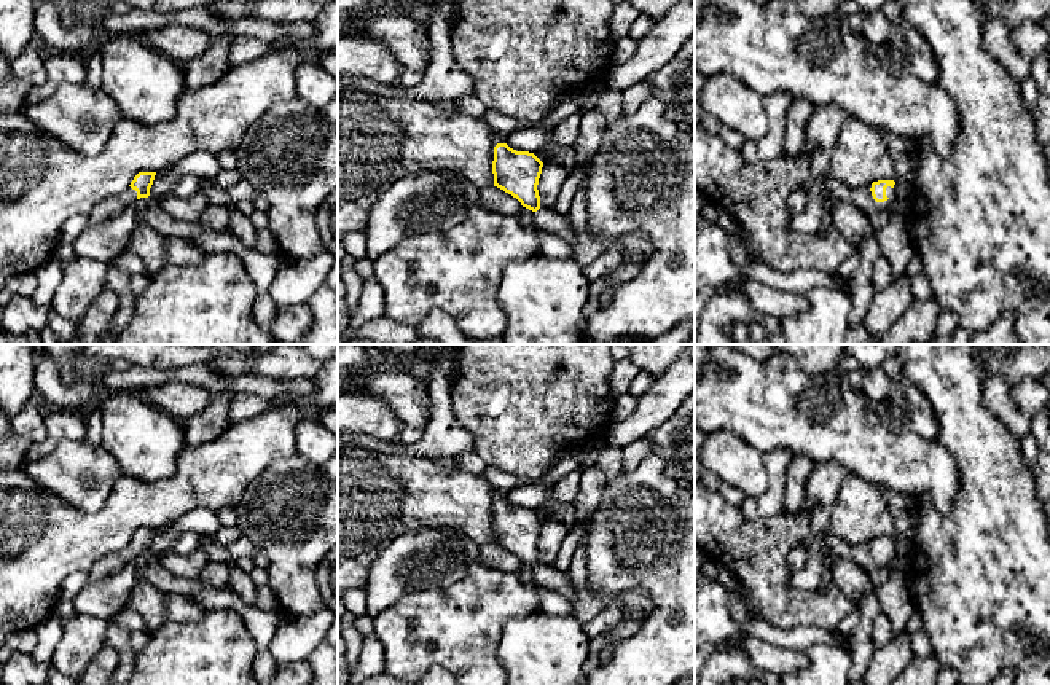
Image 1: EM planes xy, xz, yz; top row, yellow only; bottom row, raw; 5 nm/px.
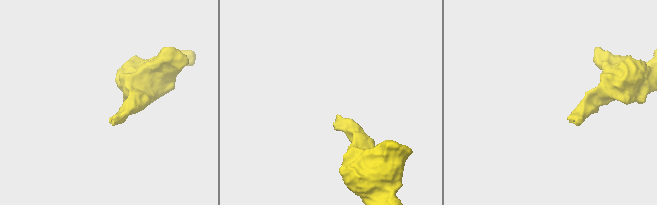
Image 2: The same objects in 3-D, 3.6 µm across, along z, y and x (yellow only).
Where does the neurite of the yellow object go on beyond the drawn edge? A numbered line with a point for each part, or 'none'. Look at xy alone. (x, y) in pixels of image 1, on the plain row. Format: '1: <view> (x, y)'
1: xy (107, 566)

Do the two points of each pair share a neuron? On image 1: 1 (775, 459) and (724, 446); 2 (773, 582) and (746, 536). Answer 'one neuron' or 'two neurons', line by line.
1: two neurons
2: one neuron

